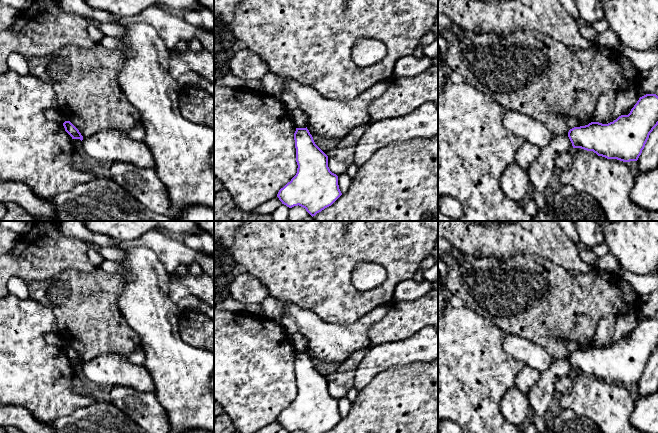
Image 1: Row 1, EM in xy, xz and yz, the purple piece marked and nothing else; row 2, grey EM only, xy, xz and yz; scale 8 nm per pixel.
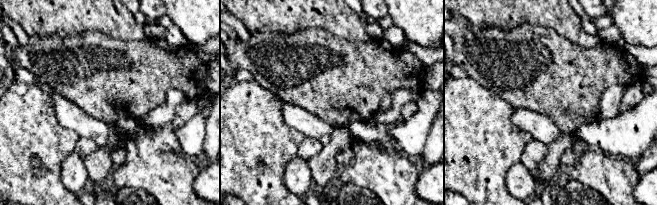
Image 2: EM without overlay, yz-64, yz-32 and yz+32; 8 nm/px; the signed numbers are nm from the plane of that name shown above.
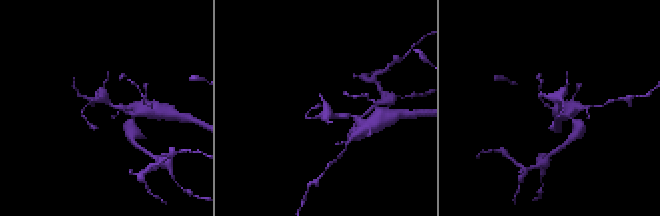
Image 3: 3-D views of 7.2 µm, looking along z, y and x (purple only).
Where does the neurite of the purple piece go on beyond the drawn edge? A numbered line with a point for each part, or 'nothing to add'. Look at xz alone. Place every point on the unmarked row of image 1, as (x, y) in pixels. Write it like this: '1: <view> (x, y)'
nothing to add

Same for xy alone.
nothing to add

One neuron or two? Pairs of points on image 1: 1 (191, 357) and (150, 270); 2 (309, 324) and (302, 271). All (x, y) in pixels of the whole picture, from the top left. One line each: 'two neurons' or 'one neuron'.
1: one neuron
2: two neurons

